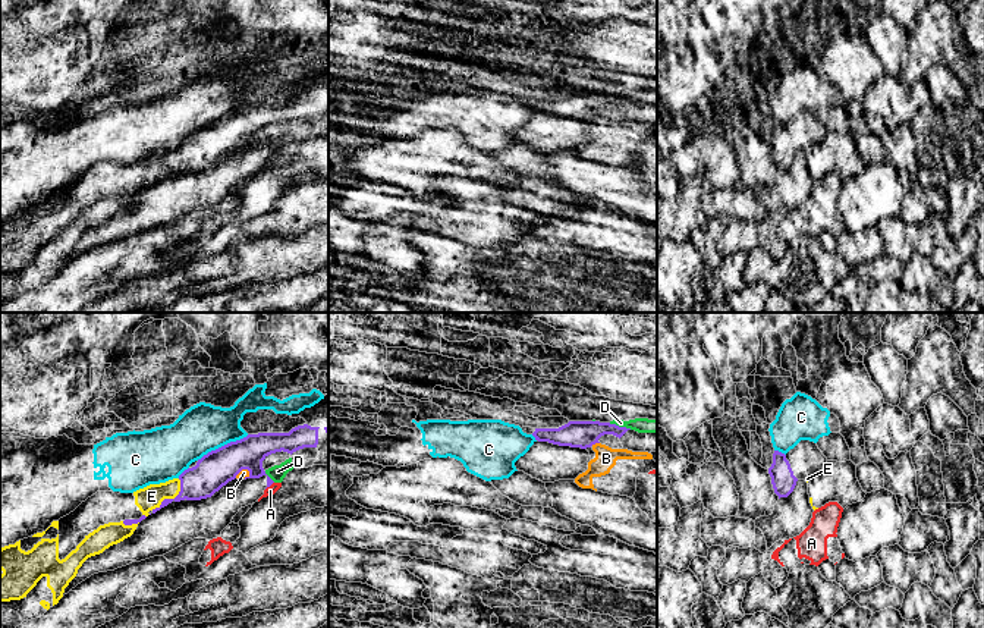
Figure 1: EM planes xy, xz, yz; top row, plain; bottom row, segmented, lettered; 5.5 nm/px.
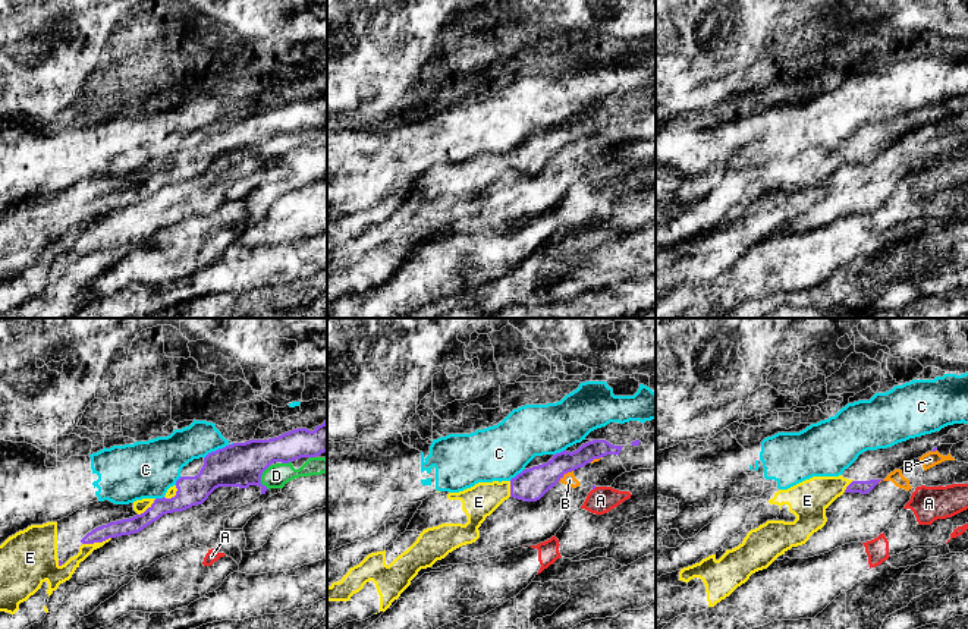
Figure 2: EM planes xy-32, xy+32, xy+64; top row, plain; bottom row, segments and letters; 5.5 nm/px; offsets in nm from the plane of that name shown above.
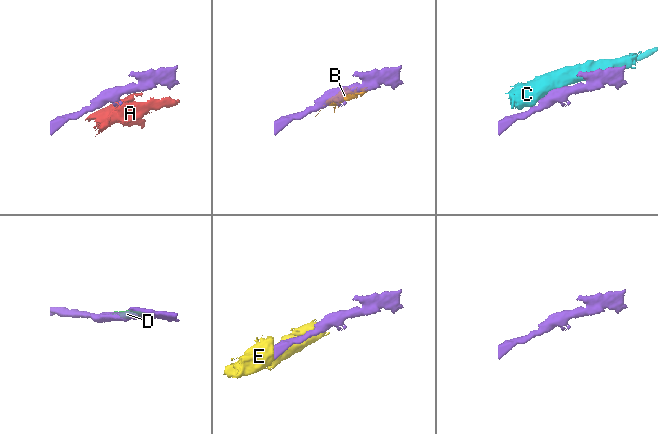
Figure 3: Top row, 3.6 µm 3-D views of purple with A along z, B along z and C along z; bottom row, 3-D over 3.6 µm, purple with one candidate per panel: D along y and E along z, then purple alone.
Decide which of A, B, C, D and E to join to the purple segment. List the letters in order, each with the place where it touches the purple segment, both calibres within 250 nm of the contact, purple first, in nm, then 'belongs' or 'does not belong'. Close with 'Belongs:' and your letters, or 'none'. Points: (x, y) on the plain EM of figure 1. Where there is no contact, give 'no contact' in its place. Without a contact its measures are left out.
A: meets purple in xy at (269, 157); 180 nm thick on the purple side, 50 nm on the other; does not belong
B: meets purple in xz at (594, 115); 150 nm thick on the purple side, 120 nm on the other; does not belong
C: meets purple in xy at (222, 118); 200 nm thick on the purple side, 260 nm on the other; does not belong
D: meets purple in xz at (621, 99); 150 nm thick on the purple side, 80 nm on the other; does not belong
E: meets purple in xy at (172, 170); 190 nm thick on the purple side, 130 nm on the other; belongs
Belongs: E

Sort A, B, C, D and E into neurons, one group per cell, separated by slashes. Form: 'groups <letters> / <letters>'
groups A / B / C / D / E

